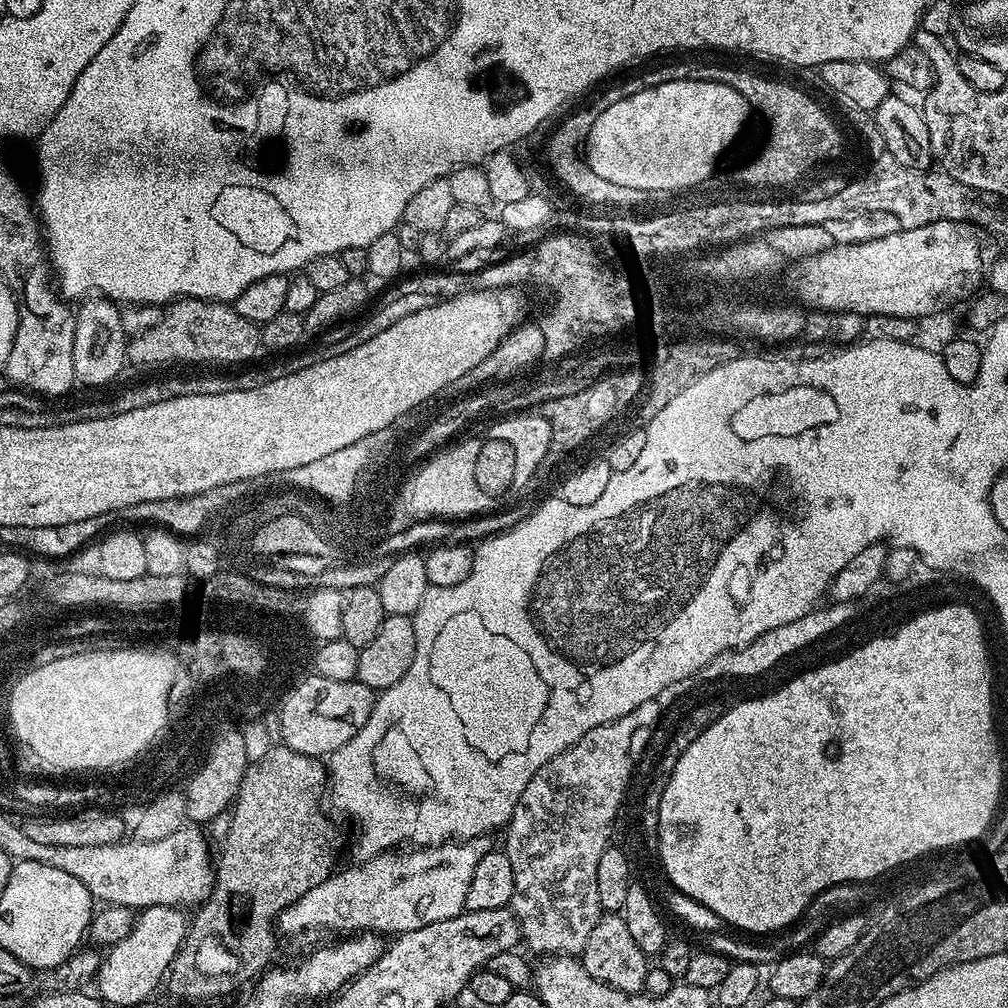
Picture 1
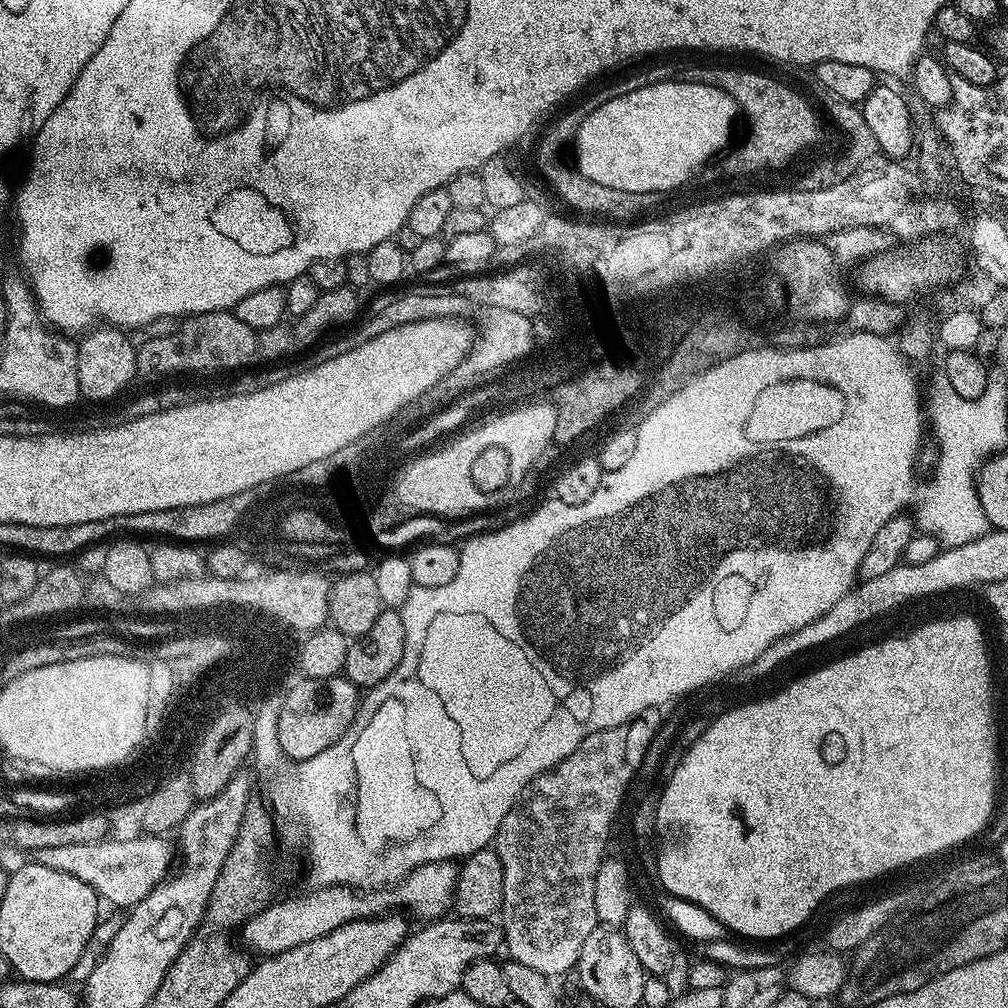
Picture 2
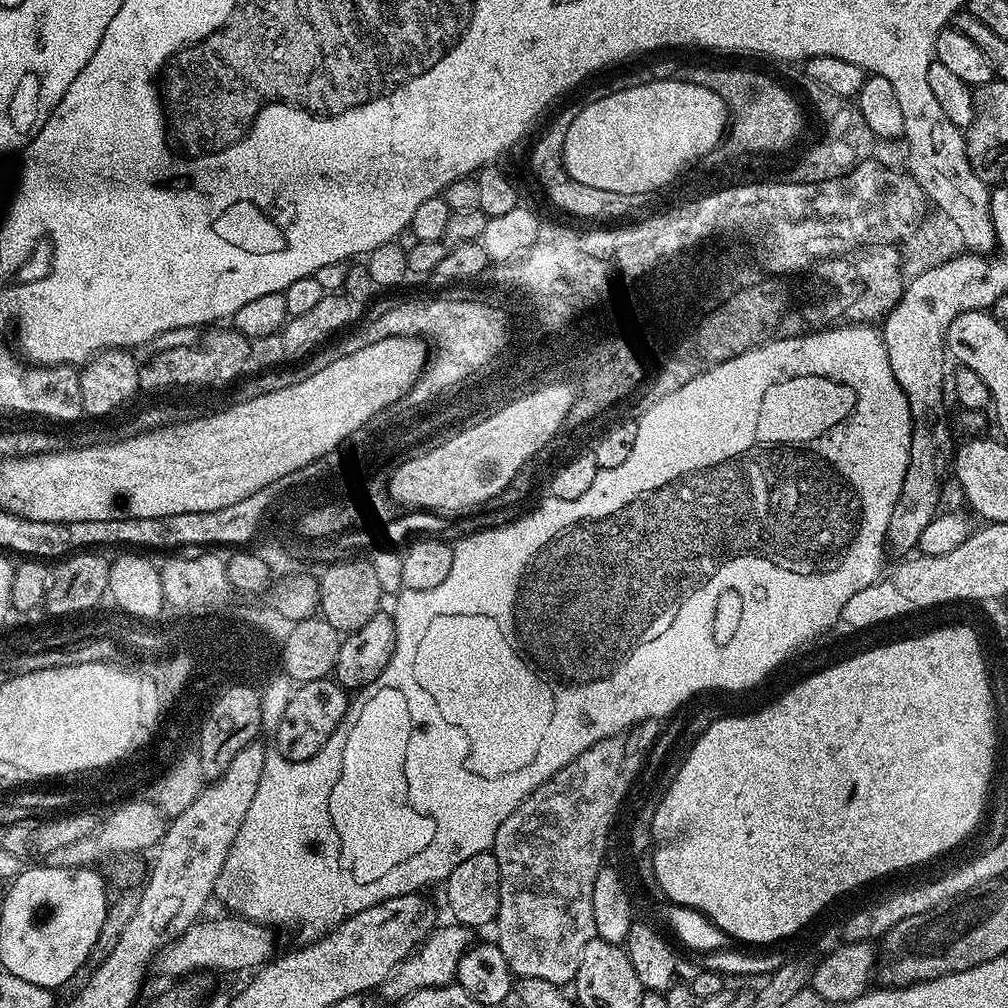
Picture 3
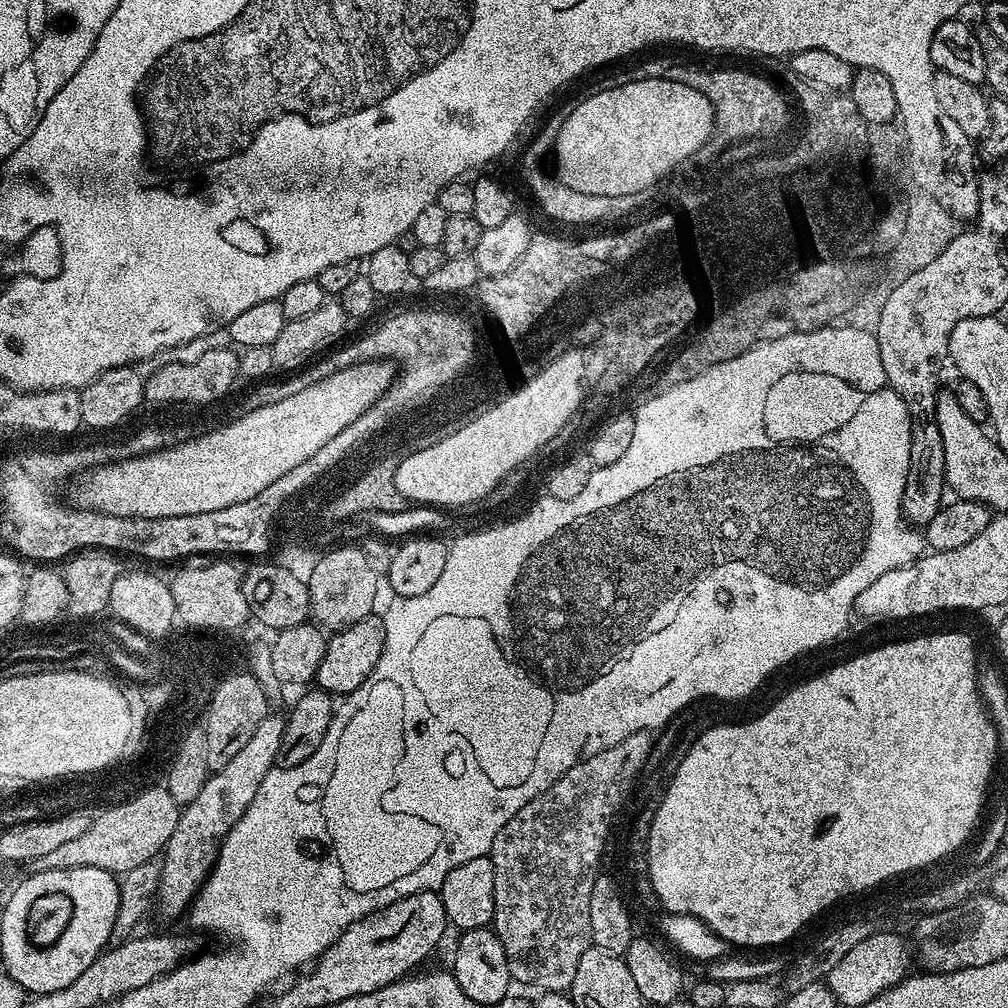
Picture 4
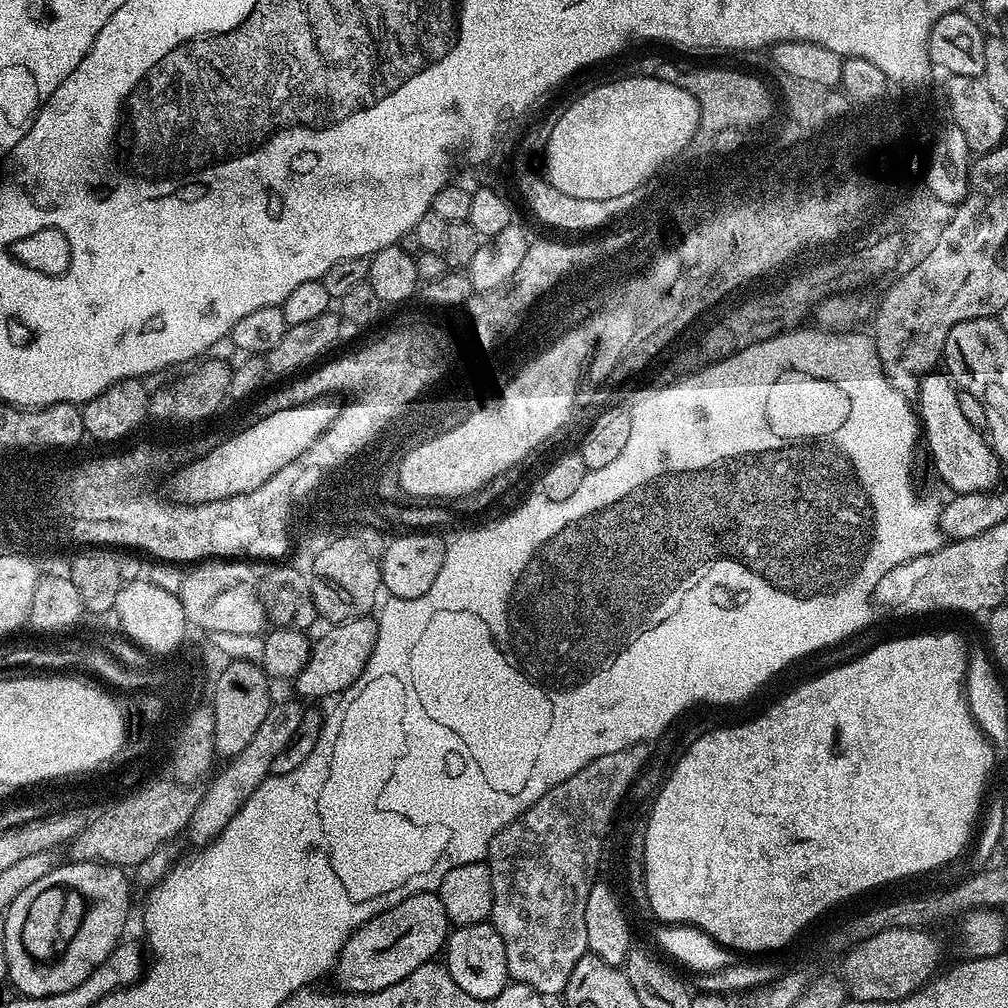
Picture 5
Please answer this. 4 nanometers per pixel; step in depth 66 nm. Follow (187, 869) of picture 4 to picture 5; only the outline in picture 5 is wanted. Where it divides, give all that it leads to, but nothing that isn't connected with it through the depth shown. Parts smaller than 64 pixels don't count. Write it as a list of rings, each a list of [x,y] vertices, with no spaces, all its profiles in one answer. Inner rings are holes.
[[[273,703],[262,726],[258,726],[254,738],[250,738],[246,750],[231,757],[225,763],[228,765],[224,770],[209,784],[208,788],[203,789],[203,796],[186,827],[186,835],[188,834],[196,846],[203,846],[215,840],[216,835],[228,825],[230,818],[234,818],[234,814],[238,814],[240,807],[248,801],[250,794],[254,794],[256,787],[263,780],[268,779],[274,757],[282,754],[282,750],[286,750],[286,742],[290,742],[290,738],[294,738],[294,734],[298,732],[298,726],[302,726],[304,713],[305,709],[299,708],[296,704]]]

